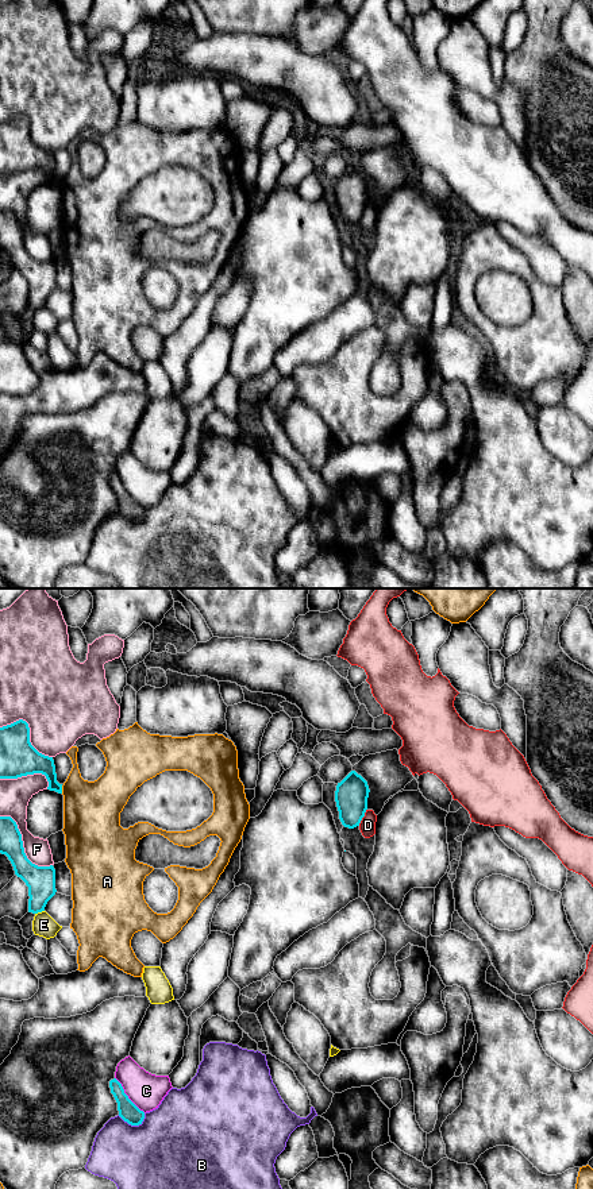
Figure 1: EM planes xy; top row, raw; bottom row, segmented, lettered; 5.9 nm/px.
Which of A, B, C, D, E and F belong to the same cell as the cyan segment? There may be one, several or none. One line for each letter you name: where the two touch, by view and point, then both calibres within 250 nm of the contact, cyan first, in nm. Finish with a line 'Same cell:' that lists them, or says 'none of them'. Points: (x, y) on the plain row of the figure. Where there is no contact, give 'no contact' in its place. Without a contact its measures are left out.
Same cell: none of them

